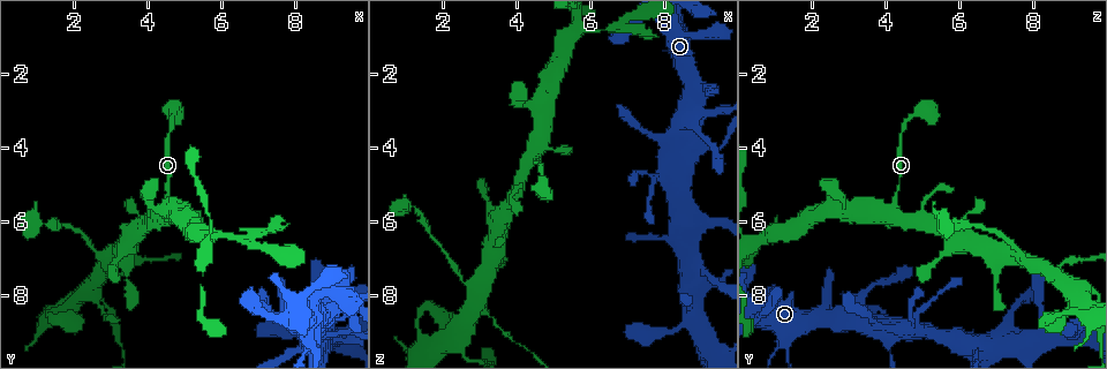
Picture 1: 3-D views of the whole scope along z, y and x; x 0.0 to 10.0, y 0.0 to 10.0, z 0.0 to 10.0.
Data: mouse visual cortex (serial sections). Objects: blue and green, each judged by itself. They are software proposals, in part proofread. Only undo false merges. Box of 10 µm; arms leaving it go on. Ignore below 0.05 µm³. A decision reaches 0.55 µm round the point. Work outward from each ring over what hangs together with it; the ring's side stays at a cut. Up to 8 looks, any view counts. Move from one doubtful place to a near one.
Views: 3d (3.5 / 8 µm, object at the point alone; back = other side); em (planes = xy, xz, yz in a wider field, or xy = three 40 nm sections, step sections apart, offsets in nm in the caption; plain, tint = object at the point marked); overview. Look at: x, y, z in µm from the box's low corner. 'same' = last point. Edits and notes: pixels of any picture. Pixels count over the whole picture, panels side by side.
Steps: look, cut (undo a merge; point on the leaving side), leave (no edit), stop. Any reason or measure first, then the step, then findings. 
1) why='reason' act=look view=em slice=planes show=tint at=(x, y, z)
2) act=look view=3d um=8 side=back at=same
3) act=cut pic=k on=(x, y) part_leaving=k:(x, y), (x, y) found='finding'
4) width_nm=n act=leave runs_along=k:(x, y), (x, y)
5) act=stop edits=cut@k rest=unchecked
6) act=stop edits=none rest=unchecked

why='sudden change in width' act=look view=3d um=3.5 side=back at=(5.60, 6.35, 0.75)

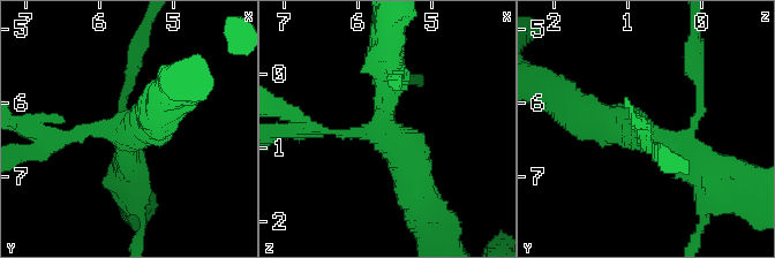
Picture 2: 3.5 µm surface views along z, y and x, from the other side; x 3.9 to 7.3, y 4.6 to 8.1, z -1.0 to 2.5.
arms=4 arm_widths_nm=100,200,400,500 why='now the EM' act=look view=em slice=xy step=3 show=plain at=(5.65, 6.40, 0.80)

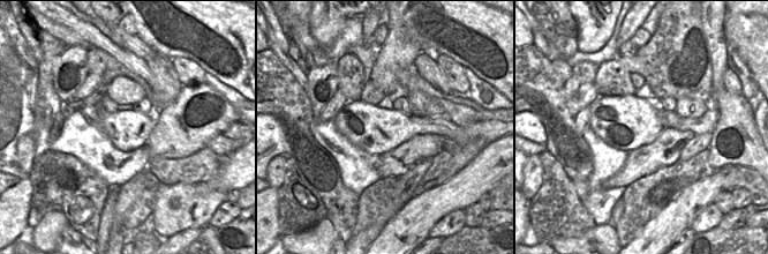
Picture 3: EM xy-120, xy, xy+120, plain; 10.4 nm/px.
act=look view=em slice=xy step=3 show=tint at=same

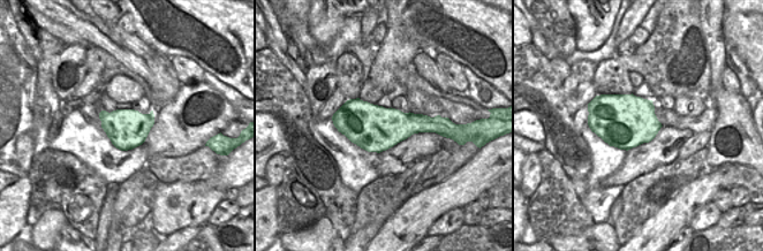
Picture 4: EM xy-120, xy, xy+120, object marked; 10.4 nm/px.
act=leave runs_along=2:(581, 115), (652, 136), (699, 179) found='one cell here'

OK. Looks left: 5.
why='sharp bend' act=look view=3d um=3.5 at=(8.50, 9.25, 4.05)

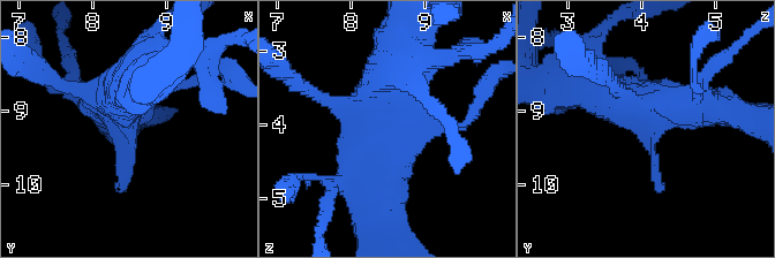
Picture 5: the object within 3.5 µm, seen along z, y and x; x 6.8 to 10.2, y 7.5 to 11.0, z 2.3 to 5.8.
act=look view=em slice=xy step=5 show=tint at=(8.45, 9.15, 4.10)

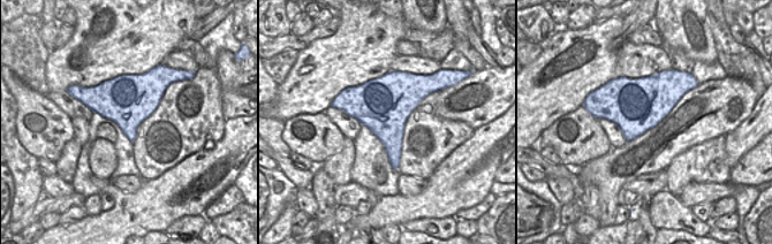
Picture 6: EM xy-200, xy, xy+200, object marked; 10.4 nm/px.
width_nm=550 act=leave runs_along=5:(593, 85), (740, 118) found='all the same cell'

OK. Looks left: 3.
why='small branch off a trunk' act=look view=3d um=8 at=(3.40, 7.35, 8.65)

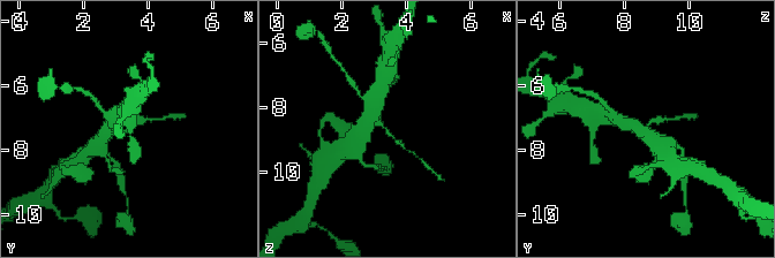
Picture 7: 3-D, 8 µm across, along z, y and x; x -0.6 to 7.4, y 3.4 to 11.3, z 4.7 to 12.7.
arms=3 arm_widths_nm=150,400,450 act=look view=em slice=xy step=2 show=tint at=same

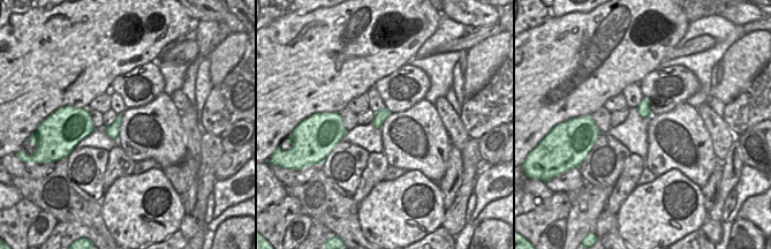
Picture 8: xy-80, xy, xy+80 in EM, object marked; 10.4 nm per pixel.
act=leave runs_along=7:(376, 106), (371, 119), (408, 151) found='one cell here'

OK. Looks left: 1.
act=stop edits=none rest=unchecked

